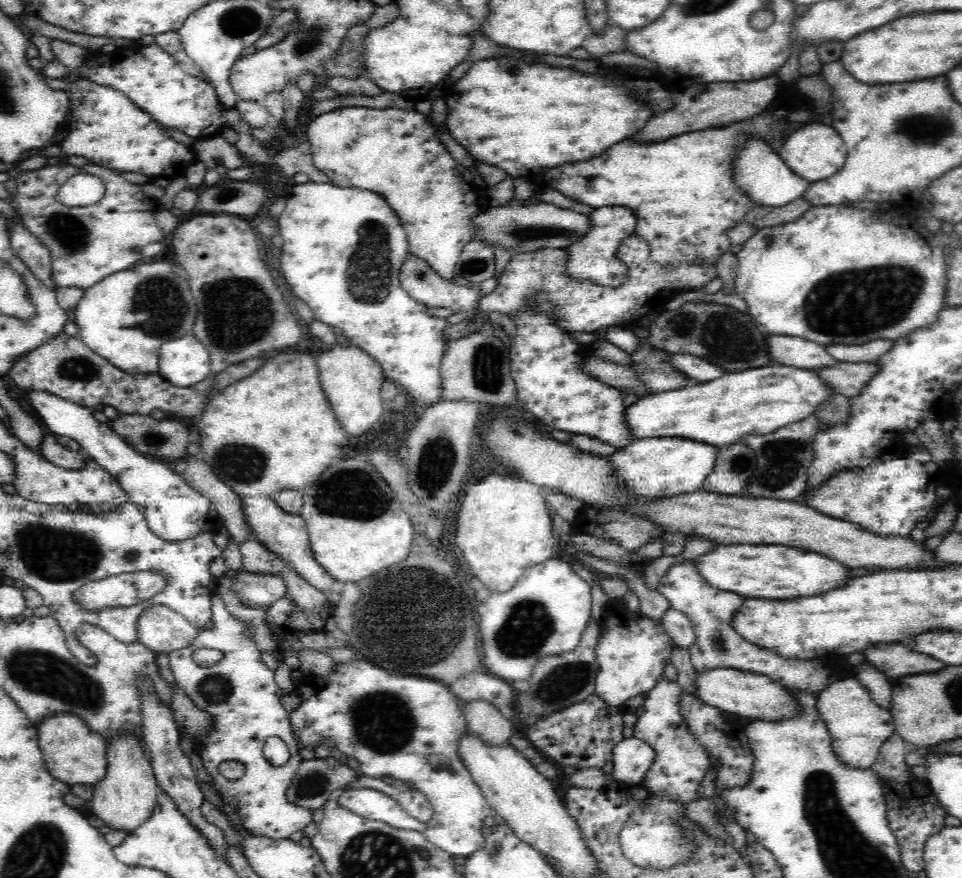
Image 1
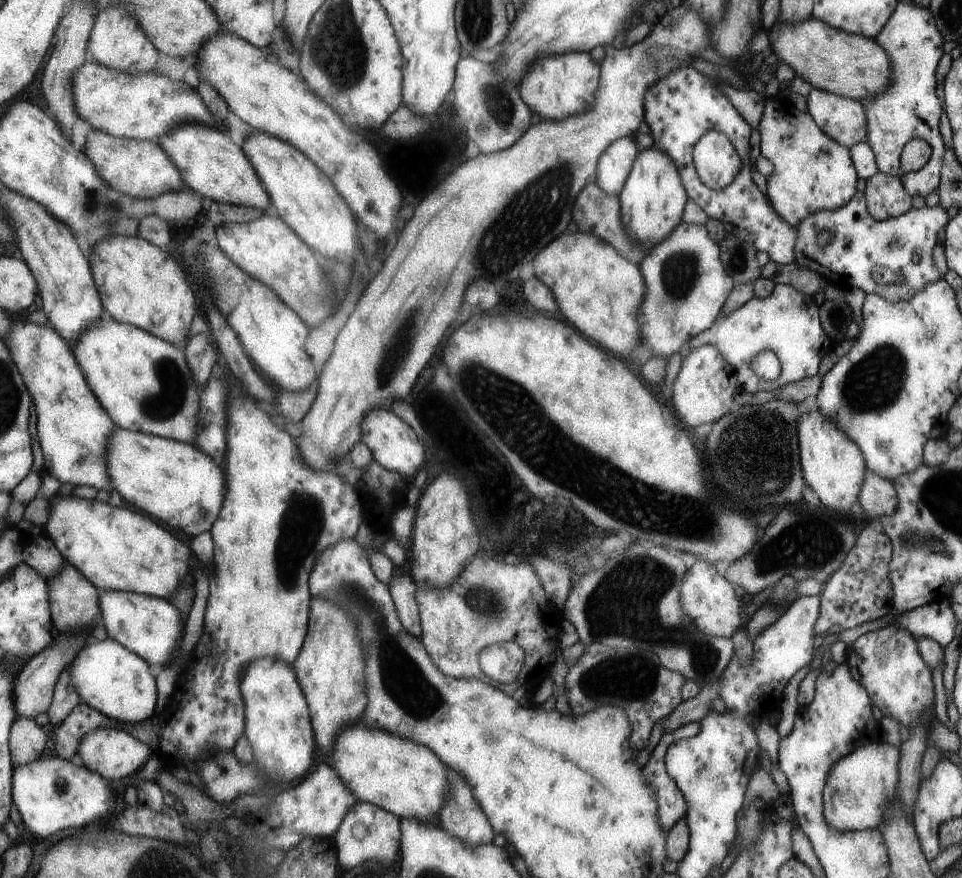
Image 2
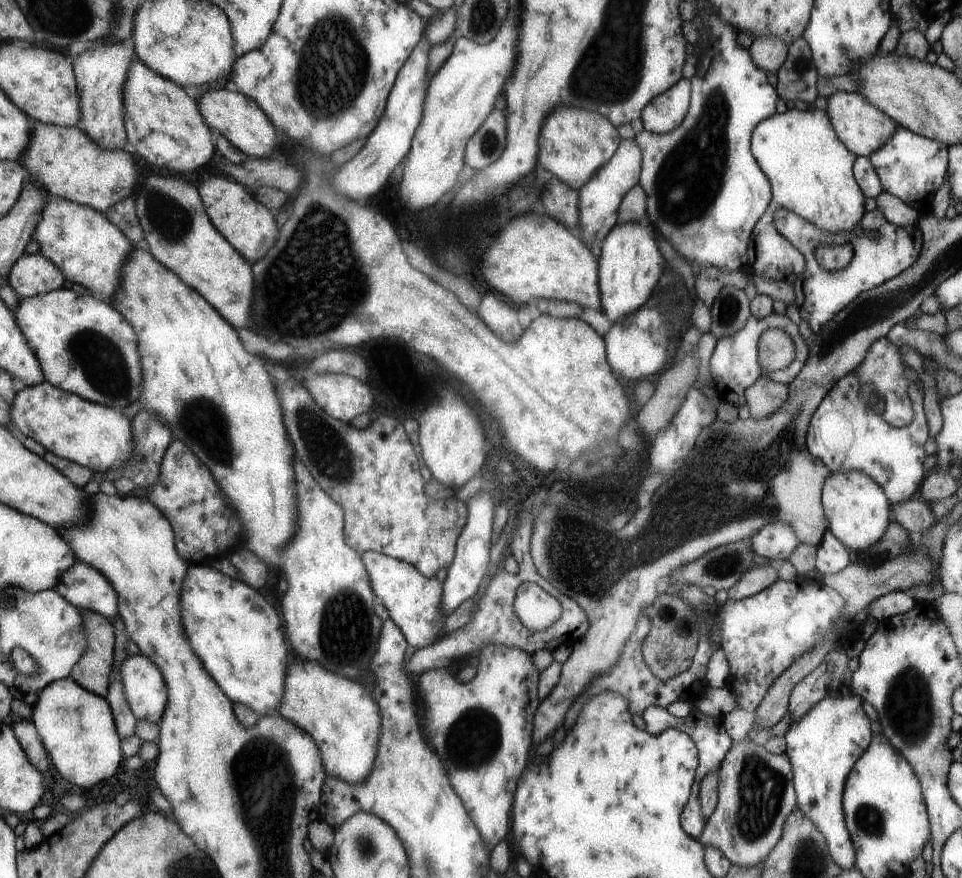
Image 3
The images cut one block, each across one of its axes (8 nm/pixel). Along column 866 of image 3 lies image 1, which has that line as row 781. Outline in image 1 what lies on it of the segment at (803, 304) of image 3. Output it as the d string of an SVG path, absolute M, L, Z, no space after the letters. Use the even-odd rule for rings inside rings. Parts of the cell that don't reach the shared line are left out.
M213 590L213 629L200 629L192 644L170 652L170 668L177 688L182 689L198 710L209 714L210 724L195 736L193 742L214 785L222 793L240 797L241 818L247 828L270 837L292 836L313 822L312 811L294 805L287 797L290 782L303 762L299 752L302 747L293 733L289 714L280 703L280 689L274 679L274 671L260 659L262 651L256 647L252 637L254 631L248 631L245 622L230 614L224 598ZM198 648L220 650L224 657L213 666L198 665L192 659L192 653ZM269 736L278 736L287 745L290 759L286 764L274 766L266 761L264 747ZM232 761L240 762L245 767L245 776L240 780L227 780L218 773L222 762Z

